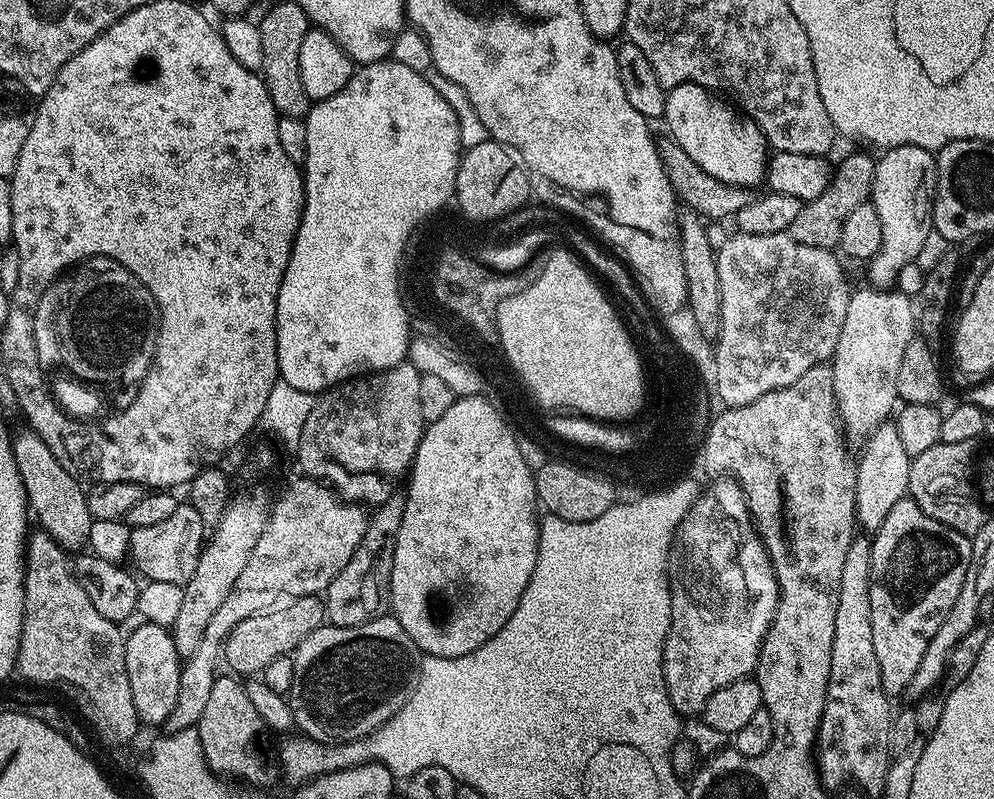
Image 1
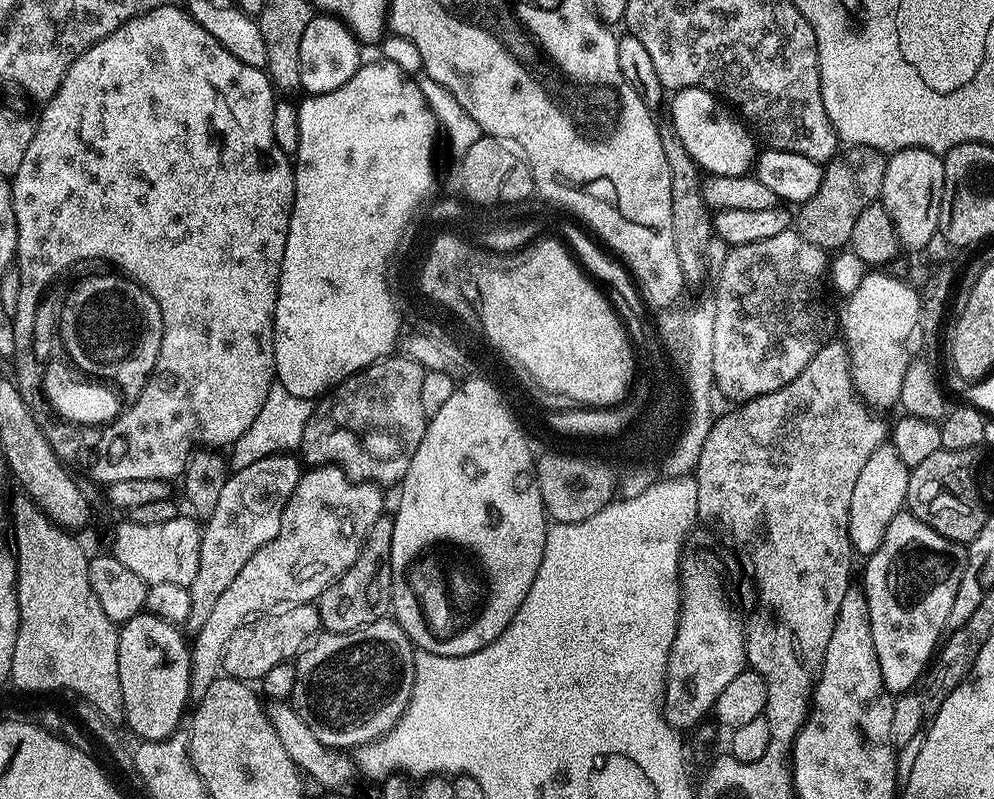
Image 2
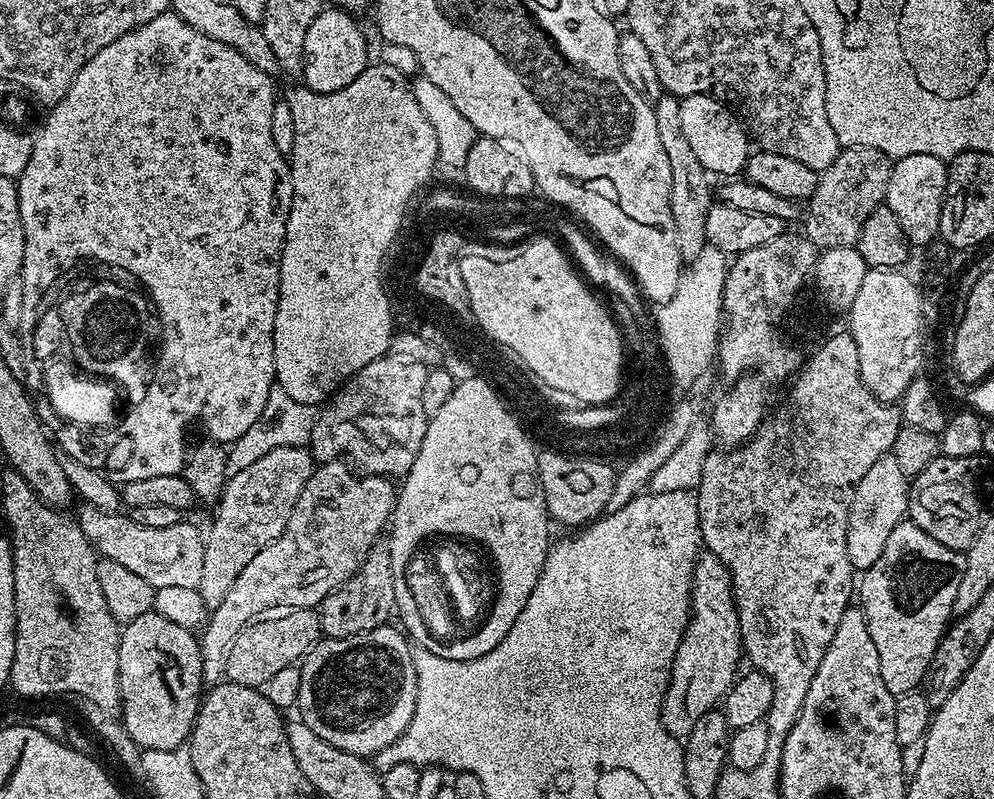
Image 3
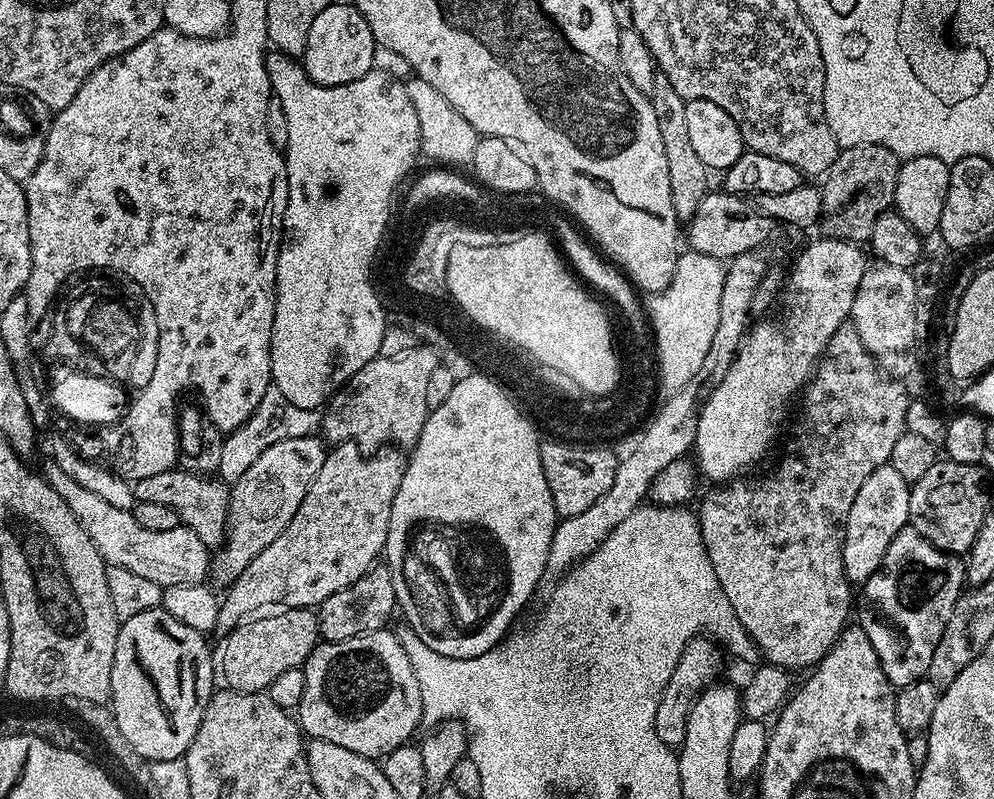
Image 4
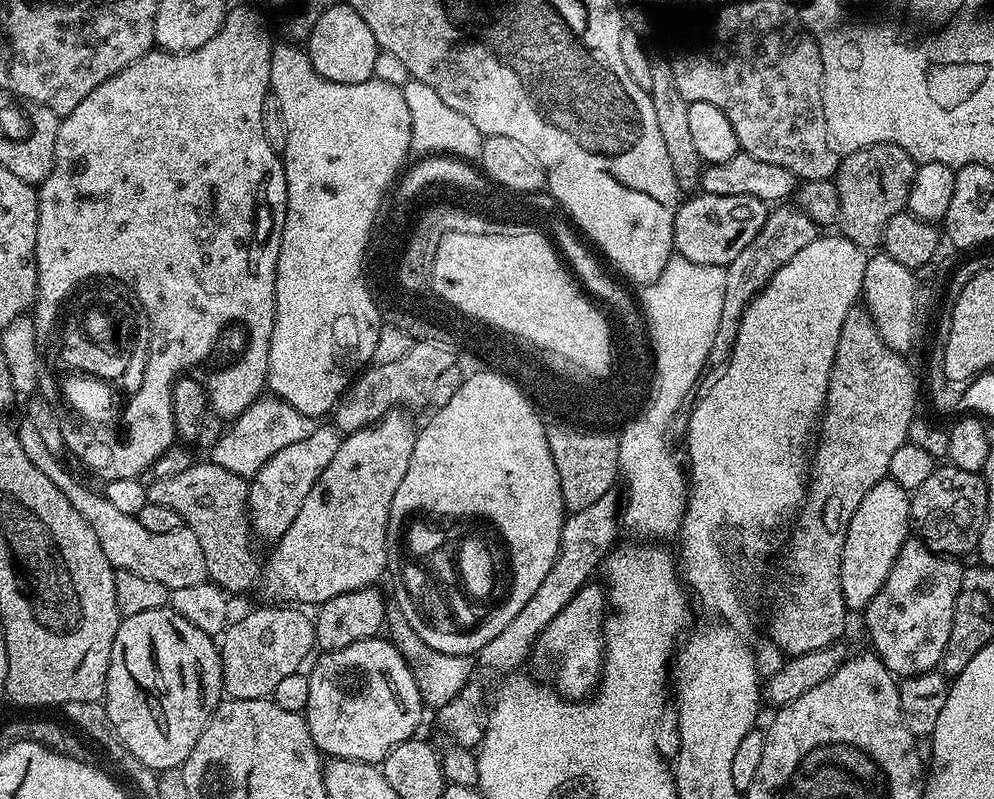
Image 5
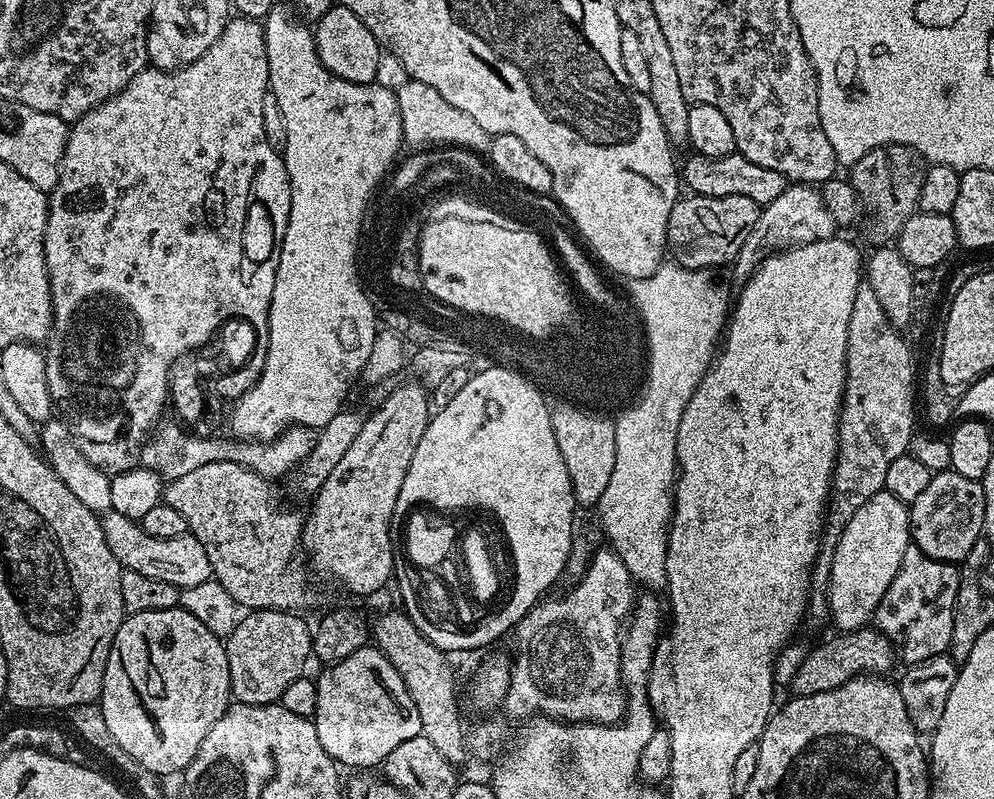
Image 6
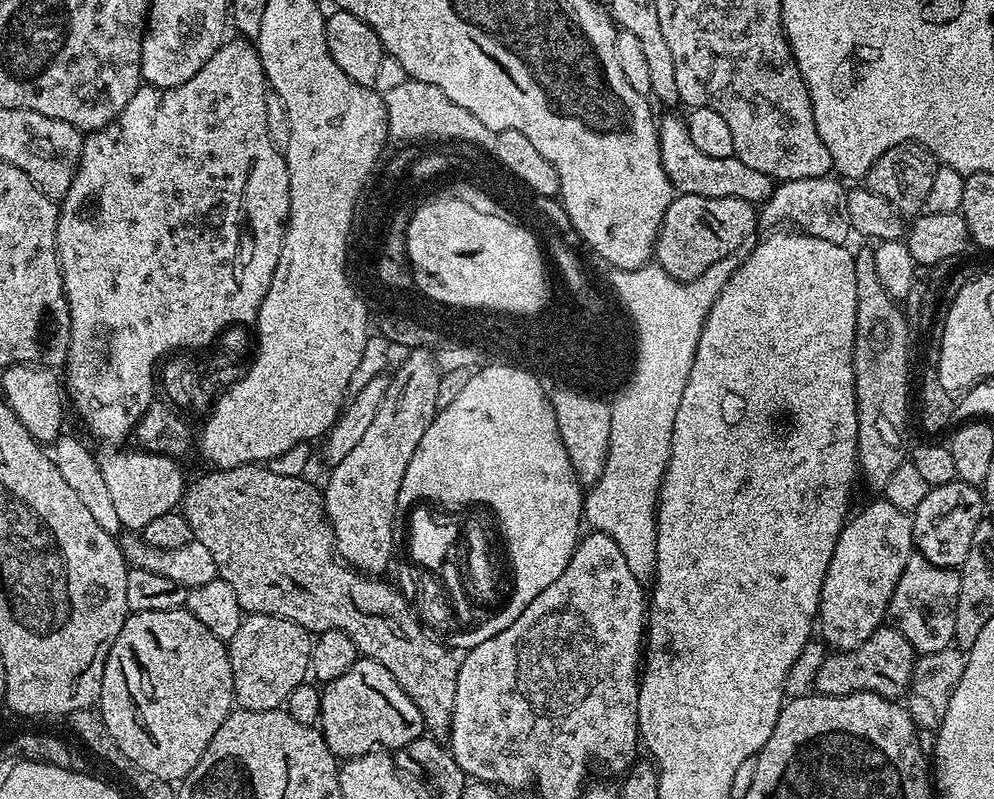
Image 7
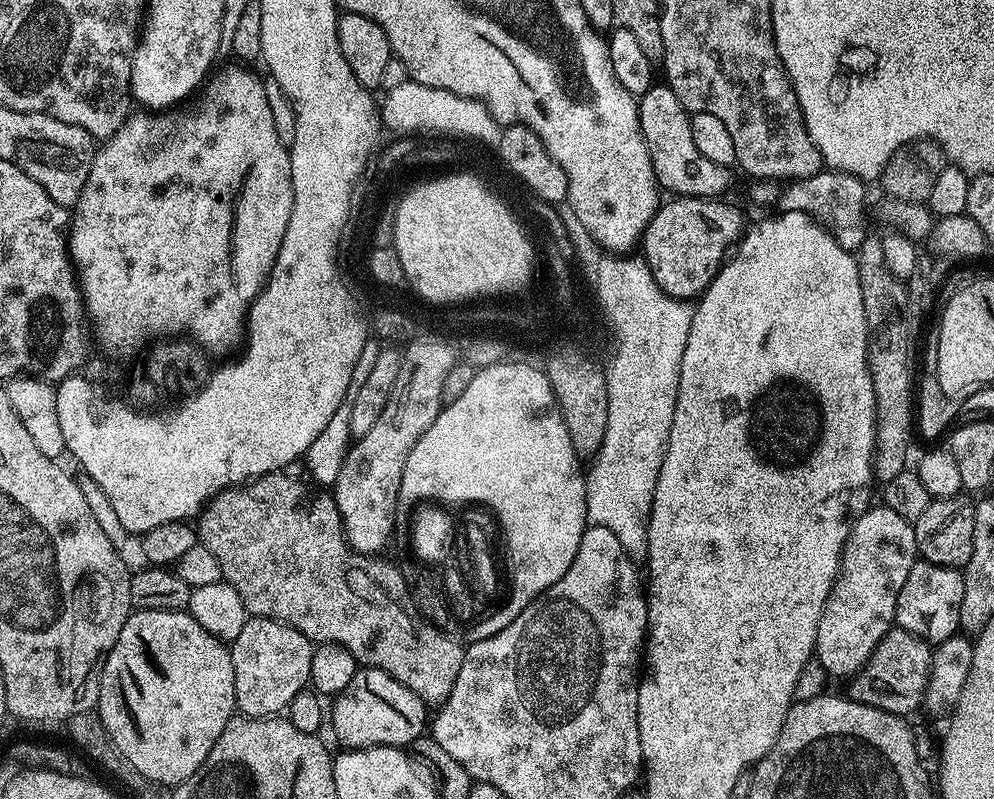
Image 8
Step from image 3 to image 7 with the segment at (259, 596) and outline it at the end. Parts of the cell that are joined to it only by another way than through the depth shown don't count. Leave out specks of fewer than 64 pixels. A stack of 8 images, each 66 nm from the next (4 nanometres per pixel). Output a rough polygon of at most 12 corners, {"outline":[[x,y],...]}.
{"outline":[[427,347],[323,485],[341,560],[392,560],[398,490],[438,411]]}

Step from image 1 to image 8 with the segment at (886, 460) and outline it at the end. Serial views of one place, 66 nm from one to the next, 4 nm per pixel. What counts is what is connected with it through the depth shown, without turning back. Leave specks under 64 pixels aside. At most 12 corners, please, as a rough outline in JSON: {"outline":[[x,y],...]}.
{"outline":[[913,521],[854,522],[814,656],[849,677],[893,627],[917,559]]}

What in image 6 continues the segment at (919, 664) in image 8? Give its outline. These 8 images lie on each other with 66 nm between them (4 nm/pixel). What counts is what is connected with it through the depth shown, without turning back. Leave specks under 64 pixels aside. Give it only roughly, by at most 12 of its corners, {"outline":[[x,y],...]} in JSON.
{"outline":[[875,626],[836,634],[805,655],[791,691],[834,690],[888,674],[898,653]]}

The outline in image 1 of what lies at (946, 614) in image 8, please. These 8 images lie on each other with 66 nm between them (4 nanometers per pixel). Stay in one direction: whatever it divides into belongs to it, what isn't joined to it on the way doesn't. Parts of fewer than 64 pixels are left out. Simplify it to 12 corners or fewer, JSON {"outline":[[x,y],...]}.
{"outline":[[911,498],[871,541],[874,655],[907,693],[972,541]]}

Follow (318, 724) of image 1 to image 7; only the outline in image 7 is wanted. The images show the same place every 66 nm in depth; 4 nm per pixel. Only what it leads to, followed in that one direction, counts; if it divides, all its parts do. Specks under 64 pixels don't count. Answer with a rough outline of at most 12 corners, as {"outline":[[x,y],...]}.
{"outline":[[378,662],[323,685],[319,727],[337,758],[395,750],[424,731]]}

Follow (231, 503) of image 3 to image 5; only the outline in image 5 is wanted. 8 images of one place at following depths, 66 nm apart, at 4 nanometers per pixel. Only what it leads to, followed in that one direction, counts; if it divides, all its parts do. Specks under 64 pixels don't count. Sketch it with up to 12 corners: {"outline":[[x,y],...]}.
{"outline":[[318,426],[251,477],[248,518],[279,540],[330,466],[342,433]]}

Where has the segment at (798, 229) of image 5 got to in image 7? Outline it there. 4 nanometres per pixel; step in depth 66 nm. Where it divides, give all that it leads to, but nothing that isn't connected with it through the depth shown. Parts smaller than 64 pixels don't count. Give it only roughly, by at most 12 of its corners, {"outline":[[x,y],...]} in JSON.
{"outline":[[831,175],[777,183],[758,212],[768,230],[847,245],[845,185]]}

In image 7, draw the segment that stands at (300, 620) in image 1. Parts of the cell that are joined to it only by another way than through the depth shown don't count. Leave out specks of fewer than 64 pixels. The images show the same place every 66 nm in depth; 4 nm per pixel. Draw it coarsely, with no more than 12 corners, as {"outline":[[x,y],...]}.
{"outline":[[245,615],[227,641],[235,703],[274,710],[309,679],[313,637]]}

